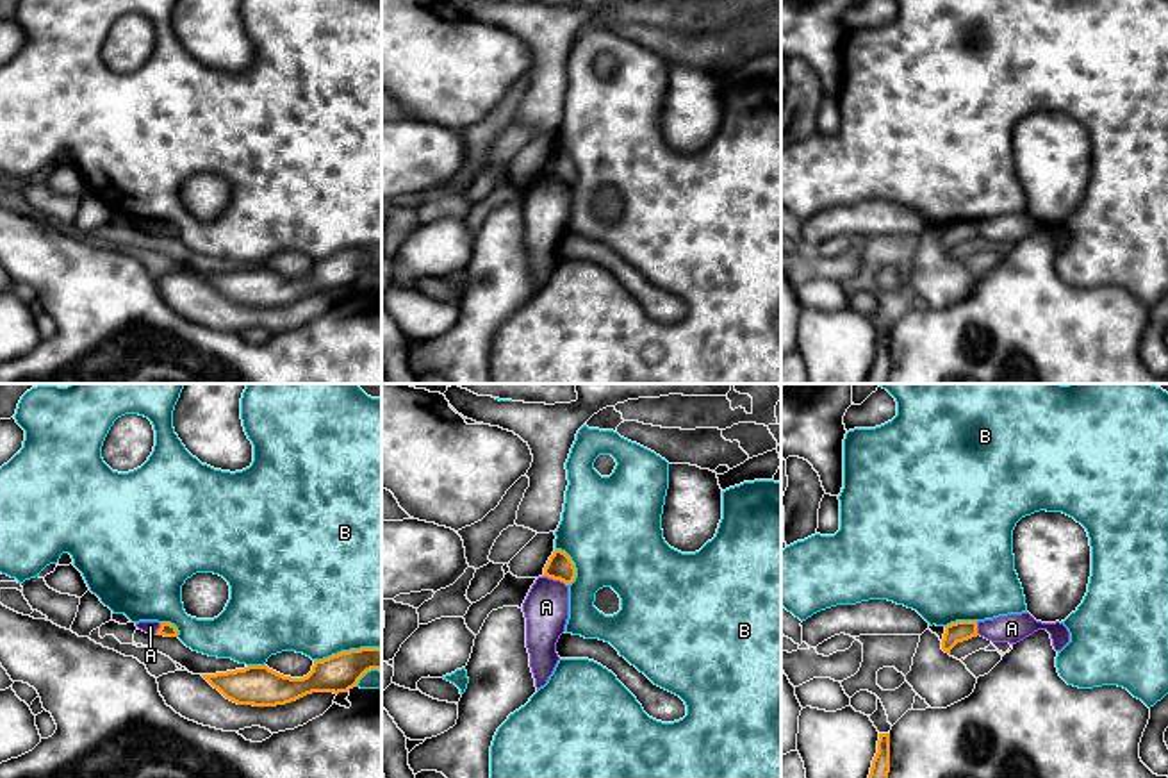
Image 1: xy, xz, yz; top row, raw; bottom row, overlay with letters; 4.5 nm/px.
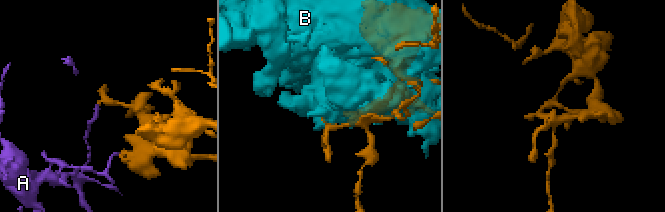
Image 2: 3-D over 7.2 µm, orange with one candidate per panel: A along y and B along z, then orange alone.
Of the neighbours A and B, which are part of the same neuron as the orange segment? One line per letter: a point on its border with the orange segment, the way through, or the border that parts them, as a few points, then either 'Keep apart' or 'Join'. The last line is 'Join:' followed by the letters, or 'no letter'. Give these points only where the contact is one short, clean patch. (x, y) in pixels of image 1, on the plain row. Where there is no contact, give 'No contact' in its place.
A: Touches orange at xz (555, 179). Boundary: xz (542, 175), (562, 181), (567, 186). Keep apart
B: Touches orange at xy (346, 252). Keep apart
Join: no letter

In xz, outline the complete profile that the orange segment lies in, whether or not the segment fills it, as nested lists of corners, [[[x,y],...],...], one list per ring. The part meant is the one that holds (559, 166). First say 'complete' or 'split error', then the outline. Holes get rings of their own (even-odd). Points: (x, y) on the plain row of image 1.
complete; [[[555,150],[553,155],[549,157],[546,168],[544,168],[542,177],[560,180],[565,186],[569,186],[576,178],[574,162],[571,161],[571,157],[565,152]]]

